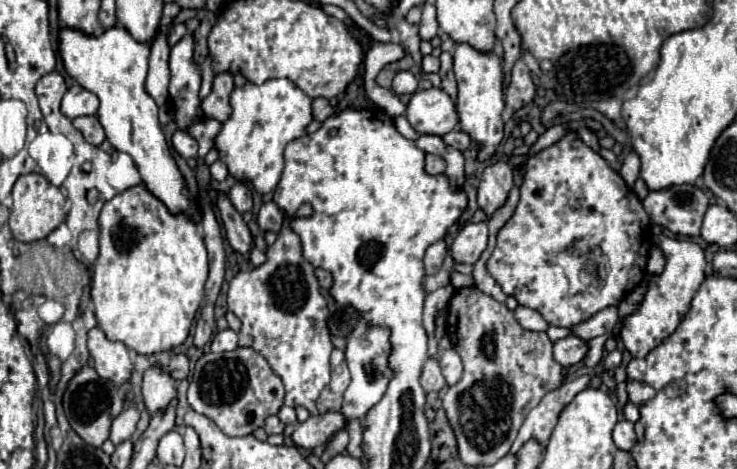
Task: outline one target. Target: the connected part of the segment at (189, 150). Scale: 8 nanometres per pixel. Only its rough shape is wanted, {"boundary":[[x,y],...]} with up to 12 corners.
{"boundary":[[176,130],[172,146],[182,158],[194,158],[198,154],[196,140]]}

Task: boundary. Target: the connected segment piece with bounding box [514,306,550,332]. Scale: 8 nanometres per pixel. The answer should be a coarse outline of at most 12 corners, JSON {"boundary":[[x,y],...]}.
{"boundary":[[518,306],[514,312],[526,330],[548,330],[540,312]]}

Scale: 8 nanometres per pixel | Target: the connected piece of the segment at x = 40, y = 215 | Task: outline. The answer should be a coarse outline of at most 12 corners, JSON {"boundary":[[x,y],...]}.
{"boundary":[[42,174],[12,188],[10,230],[46,238],[66,220],[64,194]]}

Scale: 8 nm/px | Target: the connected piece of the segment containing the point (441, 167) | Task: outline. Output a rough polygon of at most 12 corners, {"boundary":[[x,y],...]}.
{"boundary":[[426,154],[426,172],[442,174],[446,162],[440,156]]}

